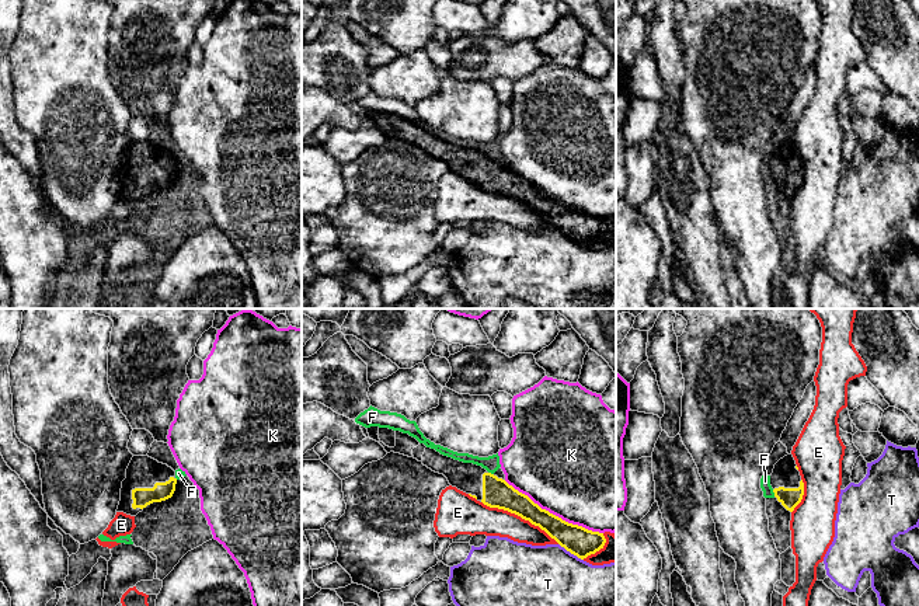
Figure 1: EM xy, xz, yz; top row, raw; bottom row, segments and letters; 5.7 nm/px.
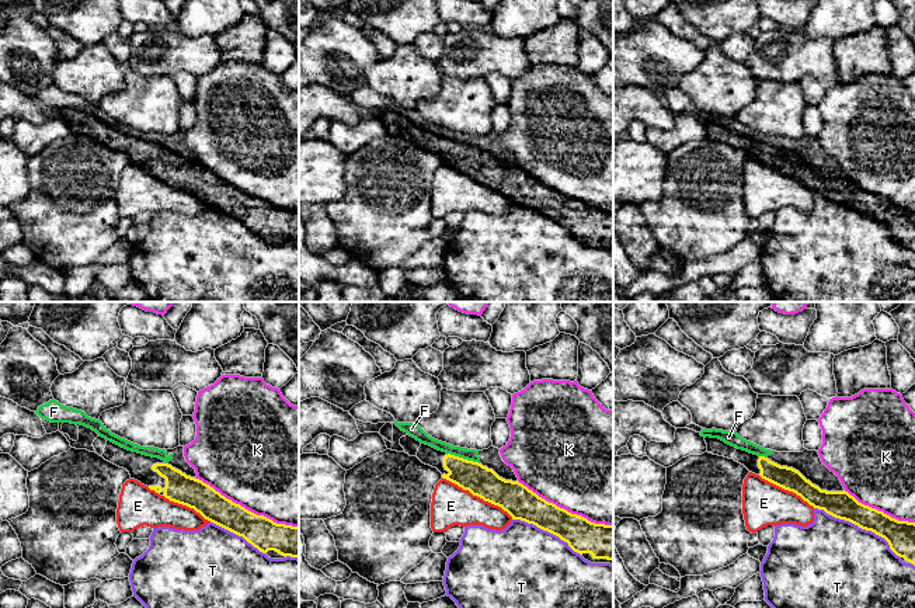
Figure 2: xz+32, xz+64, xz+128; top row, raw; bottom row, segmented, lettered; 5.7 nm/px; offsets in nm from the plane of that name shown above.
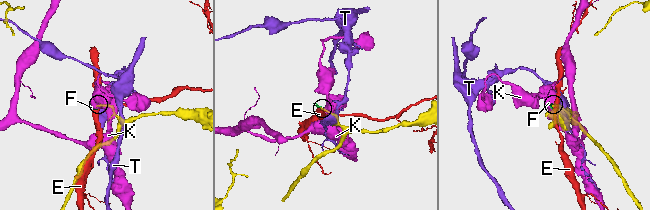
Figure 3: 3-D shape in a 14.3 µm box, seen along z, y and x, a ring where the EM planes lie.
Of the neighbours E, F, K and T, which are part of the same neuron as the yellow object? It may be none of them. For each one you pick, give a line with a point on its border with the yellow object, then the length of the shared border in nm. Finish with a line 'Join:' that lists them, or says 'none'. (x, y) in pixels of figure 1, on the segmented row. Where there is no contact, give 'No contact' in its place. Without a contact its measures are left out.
Join: none

